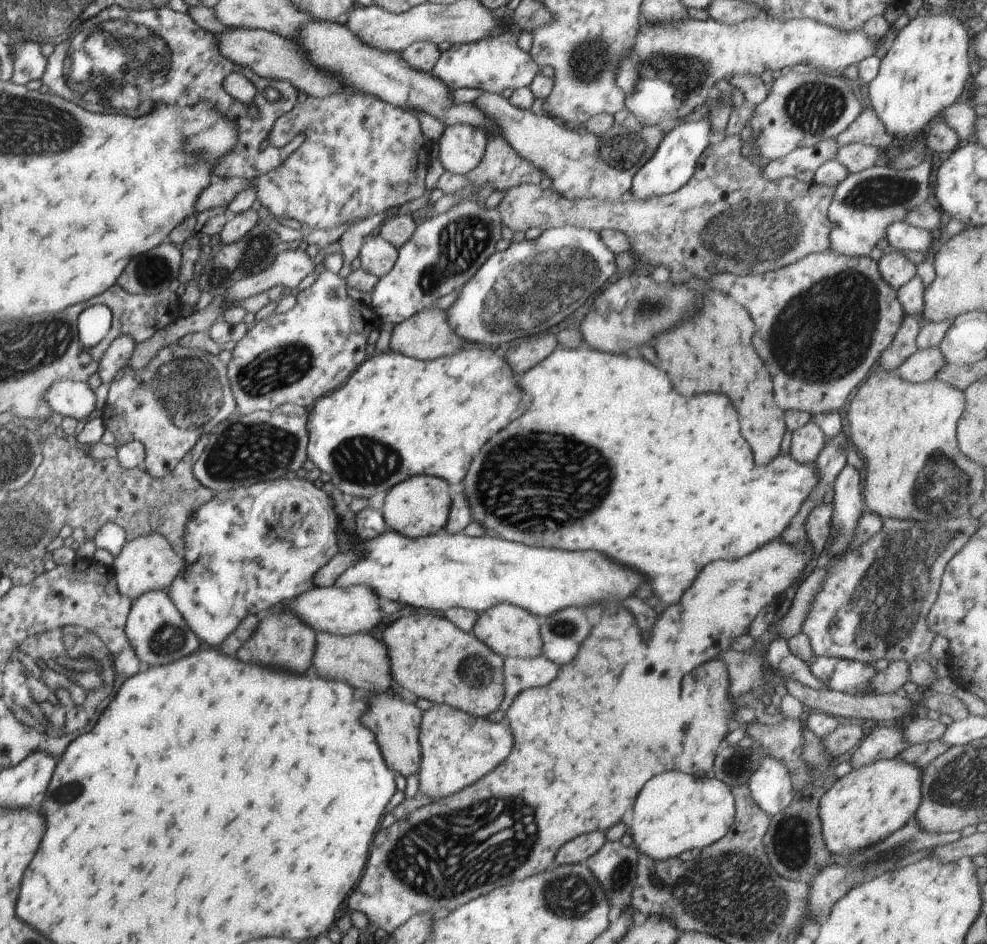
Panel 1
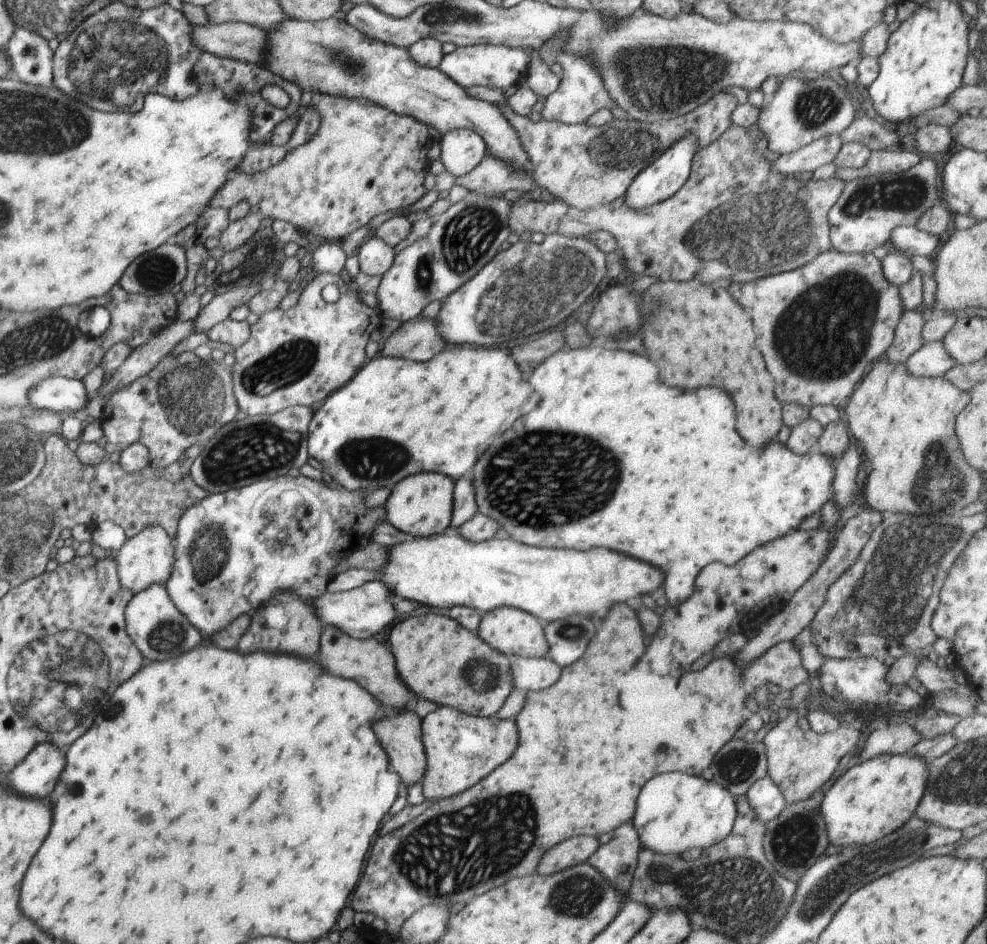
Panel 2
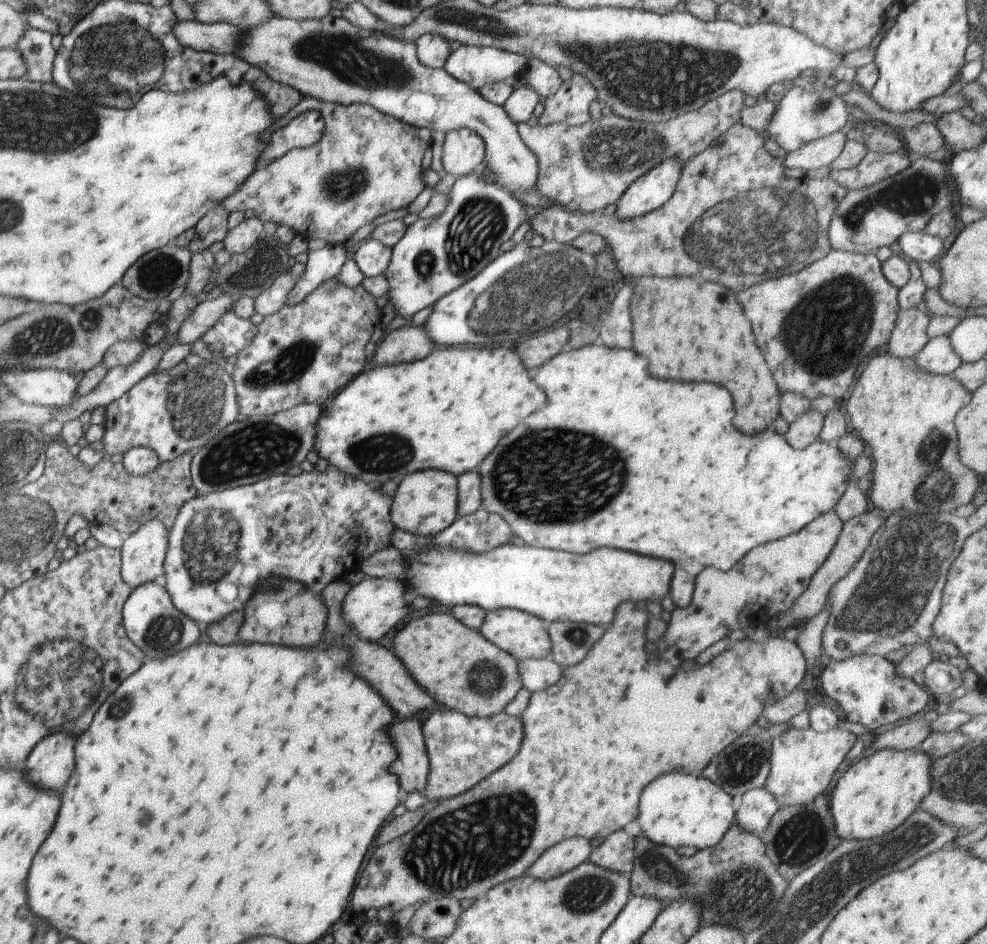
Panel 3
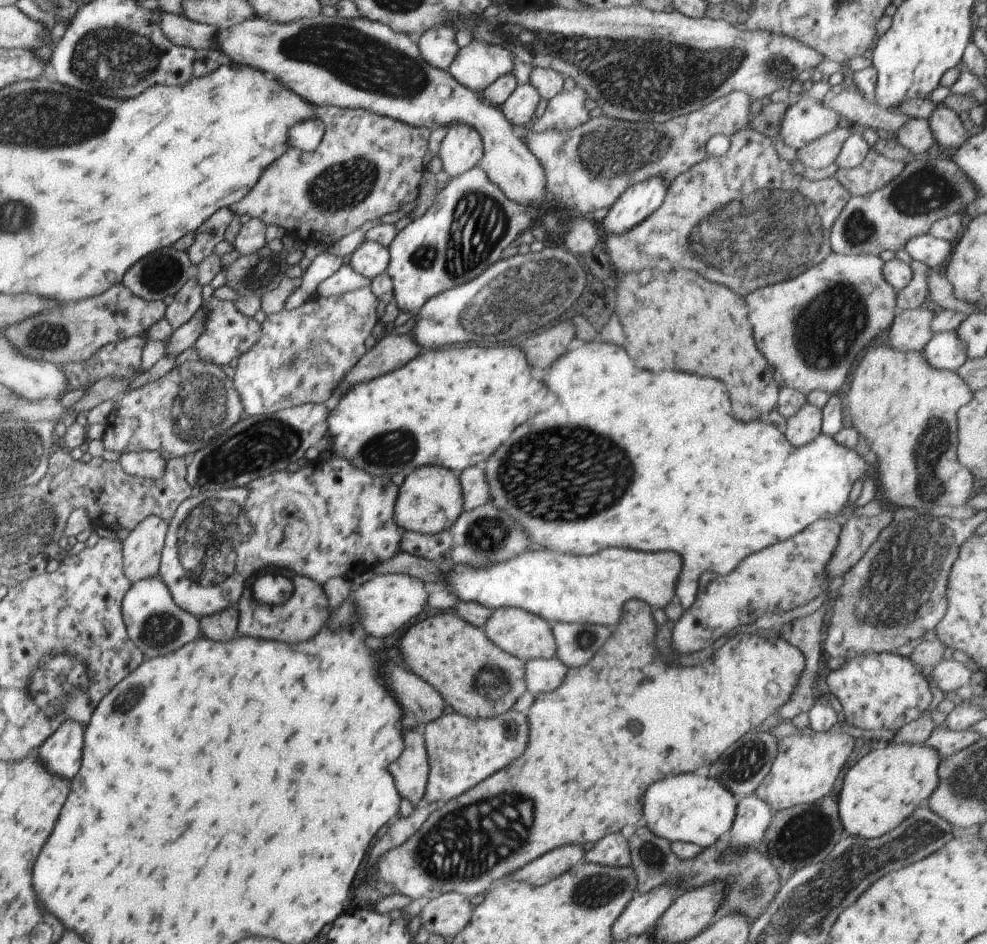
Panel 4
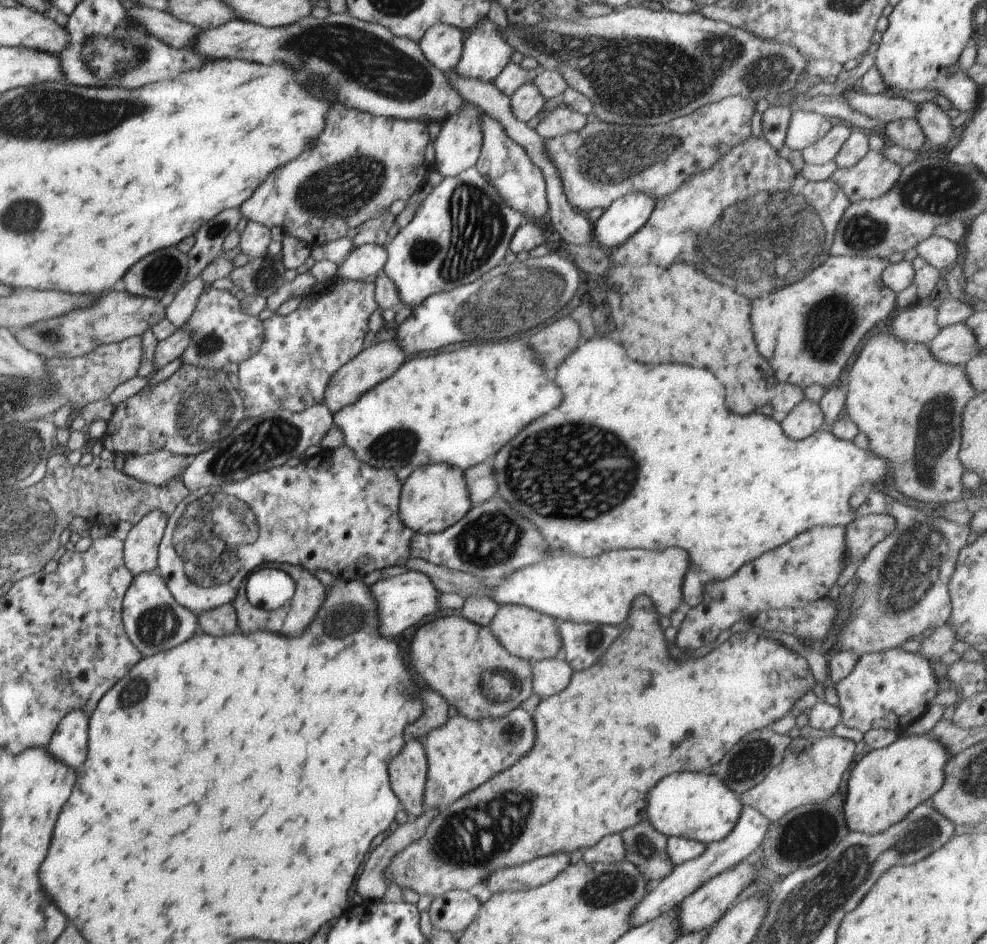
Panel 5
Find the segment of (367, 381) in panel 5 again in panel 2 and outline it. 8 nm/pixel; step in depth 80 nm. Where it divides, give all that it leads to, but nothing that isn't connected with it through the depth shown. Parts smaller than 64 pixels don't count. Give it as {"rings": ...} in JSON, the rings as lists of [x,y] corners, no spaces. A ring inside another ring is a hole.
{"rings":[[[416,317],[403,323],[381,342],[379,353],[383,357],[427,361],[445,349],[446,344],[434,321]]]}

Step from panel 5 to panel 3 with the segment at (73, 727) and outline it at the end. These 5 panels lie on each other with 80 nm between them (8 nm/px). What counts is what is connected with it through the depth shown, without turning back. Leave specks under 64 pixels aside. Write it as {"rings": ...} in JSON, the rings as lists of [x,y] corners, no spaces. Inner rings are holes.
{"rings":[[[65,732],[51,733],[43,738],[22,768],[27,779],[37,787],[62,792],[74,772],[77,738]]]}

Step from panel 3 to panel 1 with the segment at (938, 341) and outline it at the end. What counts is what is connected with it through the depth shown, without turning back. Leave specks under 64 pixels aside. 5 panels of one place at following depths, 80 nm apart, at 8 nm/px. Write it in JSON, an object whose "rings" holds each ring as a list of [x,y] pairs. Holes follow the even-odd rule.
{"rings":[[[939,346],[932,349],[918,349],[909,356],[898,368],[898,374],[908,382],[921,383],[936,376],[946,359]]]}

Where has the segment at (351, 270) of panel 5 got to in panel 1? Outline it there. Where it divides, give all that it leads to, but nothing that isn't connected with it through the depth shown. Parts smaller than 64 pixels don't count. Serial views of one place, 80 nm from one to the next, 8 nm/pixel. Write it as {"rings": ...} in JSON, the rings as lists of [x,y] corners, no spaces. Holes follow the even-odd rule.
{"rings":[[[380,235],[364,239],[359,252],[361,269],[378,278],[388,274],[397,261],[398,249]]]}

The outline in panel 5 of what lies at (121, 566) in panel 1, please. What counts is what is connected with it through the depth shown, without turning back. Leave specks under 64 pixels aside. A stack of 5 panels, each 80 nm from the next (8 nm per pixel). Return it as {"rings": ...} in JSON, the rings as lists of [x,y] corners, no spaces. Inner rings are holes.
{"rings":[[[153,510],[141,518],[123,540],[123,559],[134,577],[143,572],[156,572],[159,544],[167,520],[164,511]]]}

